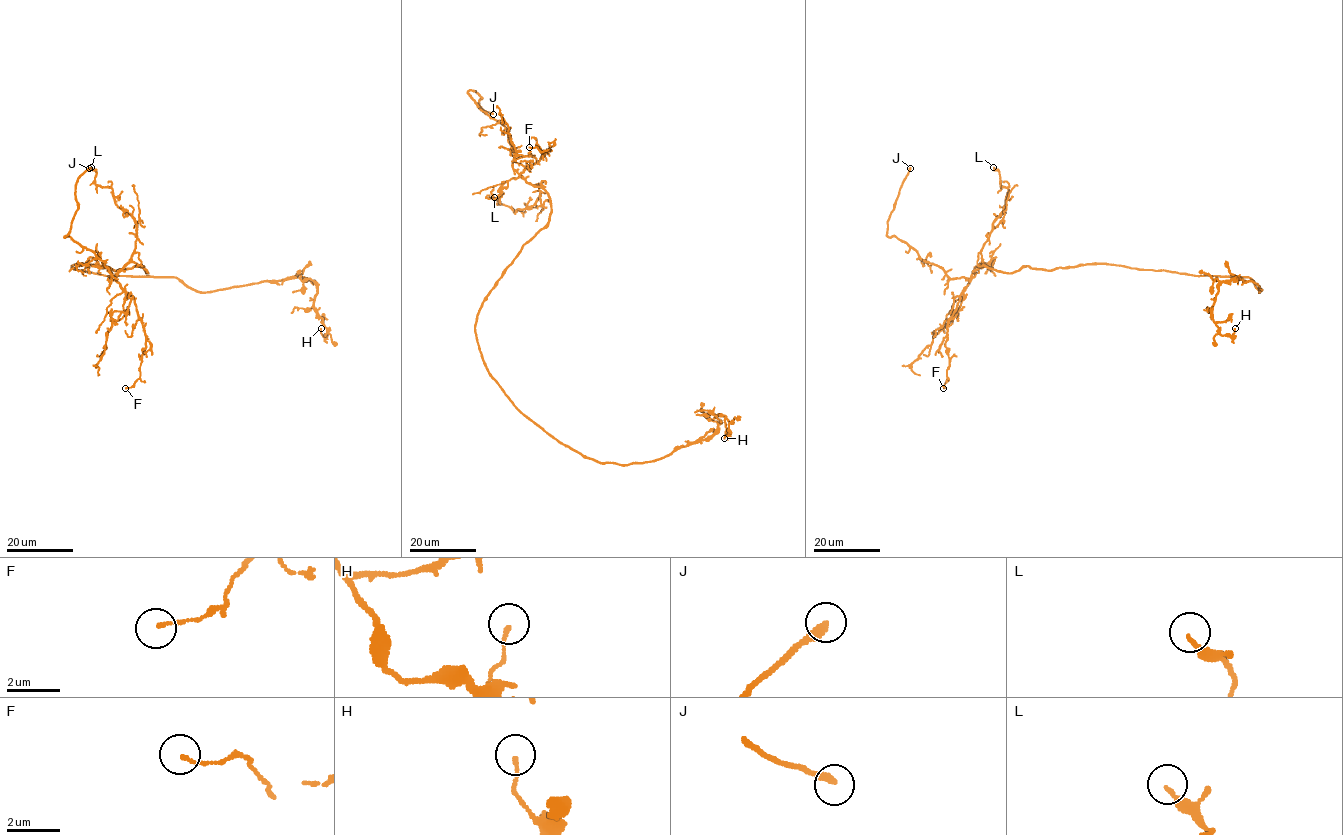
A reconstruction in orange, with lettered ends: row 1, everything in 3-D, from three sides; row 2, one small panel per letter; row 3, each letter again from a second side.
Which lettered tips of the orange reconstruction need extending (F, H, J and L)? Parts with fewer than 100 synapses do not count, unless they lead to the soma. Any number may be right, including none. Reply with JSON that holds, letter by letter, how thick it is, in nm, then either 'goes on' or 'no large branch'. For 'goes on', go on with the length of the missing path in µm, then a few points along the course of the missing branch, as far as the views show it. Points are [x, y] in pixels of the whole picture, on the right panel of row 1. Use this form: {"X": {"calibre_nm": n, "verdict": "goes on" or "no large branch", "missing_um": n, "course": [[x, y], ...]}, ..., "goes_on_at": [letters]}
{"F": {"calibre_nm": 120, "verdict": "no large branch"}, "H": {"calibre_nm": 120, "verdict": "no large branch"}, "J": {"calibre_nm": 320, "verdict": "goes on", "missing_um": 6}, "L": {"calibre_nm": 170, "verdict": "no large branch"}, "goes_on_at": ["J"]}

